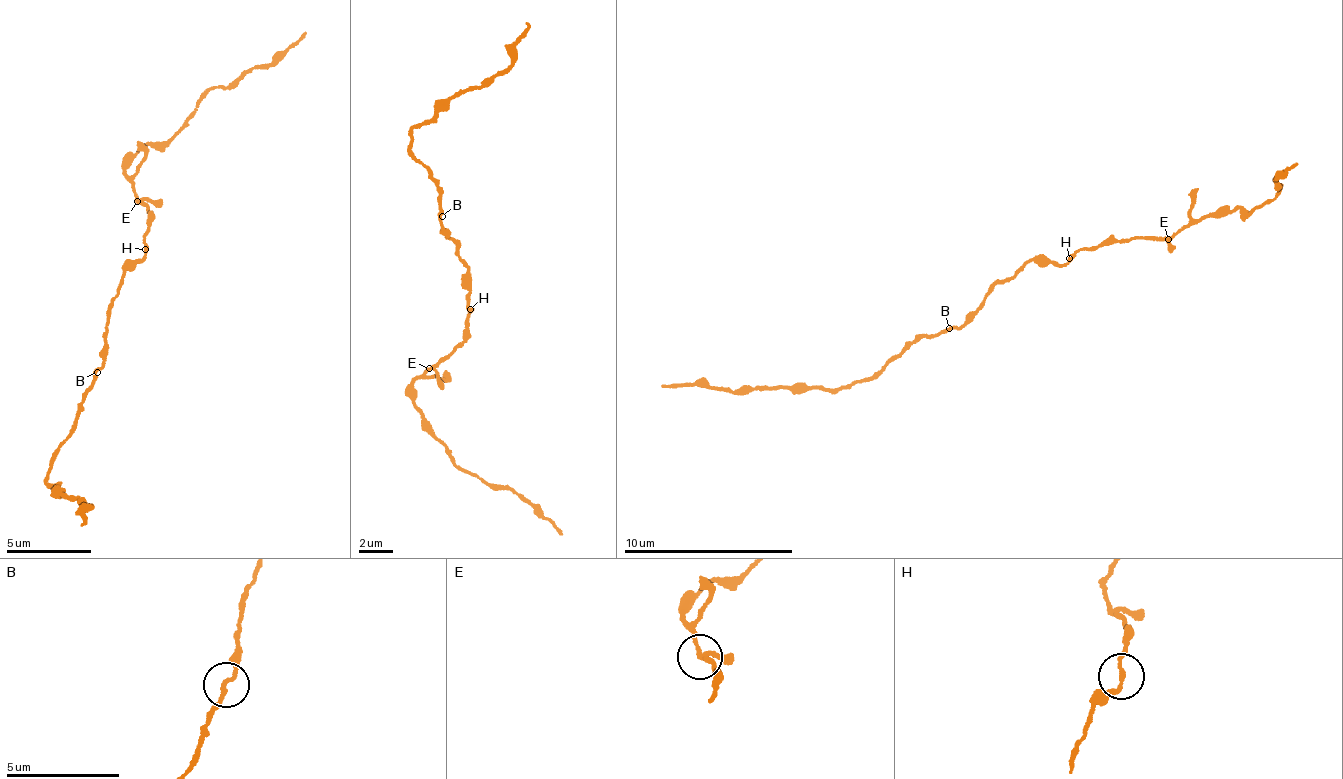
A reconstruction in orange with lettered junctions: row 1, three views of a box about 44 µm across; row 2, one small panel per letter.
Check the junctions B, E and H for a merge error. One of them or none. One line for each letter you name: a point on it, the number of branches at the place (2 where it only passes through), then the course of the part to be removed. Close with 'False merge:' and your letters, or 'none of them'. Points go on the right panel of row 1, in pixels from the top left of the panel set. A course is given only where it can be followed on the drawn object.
False merge: none of them

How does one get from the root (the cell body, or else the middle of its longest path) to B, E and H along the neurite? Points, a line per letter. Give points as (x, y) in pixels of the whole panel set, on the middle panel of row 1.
B: (470, 270), (460, 258), (457, 242), (443, 236), (440, 228), (442, 216)
E: (470, 270), (470, 309), (465, 338), (429, 367)
H: (470, 270), (470, 309)

